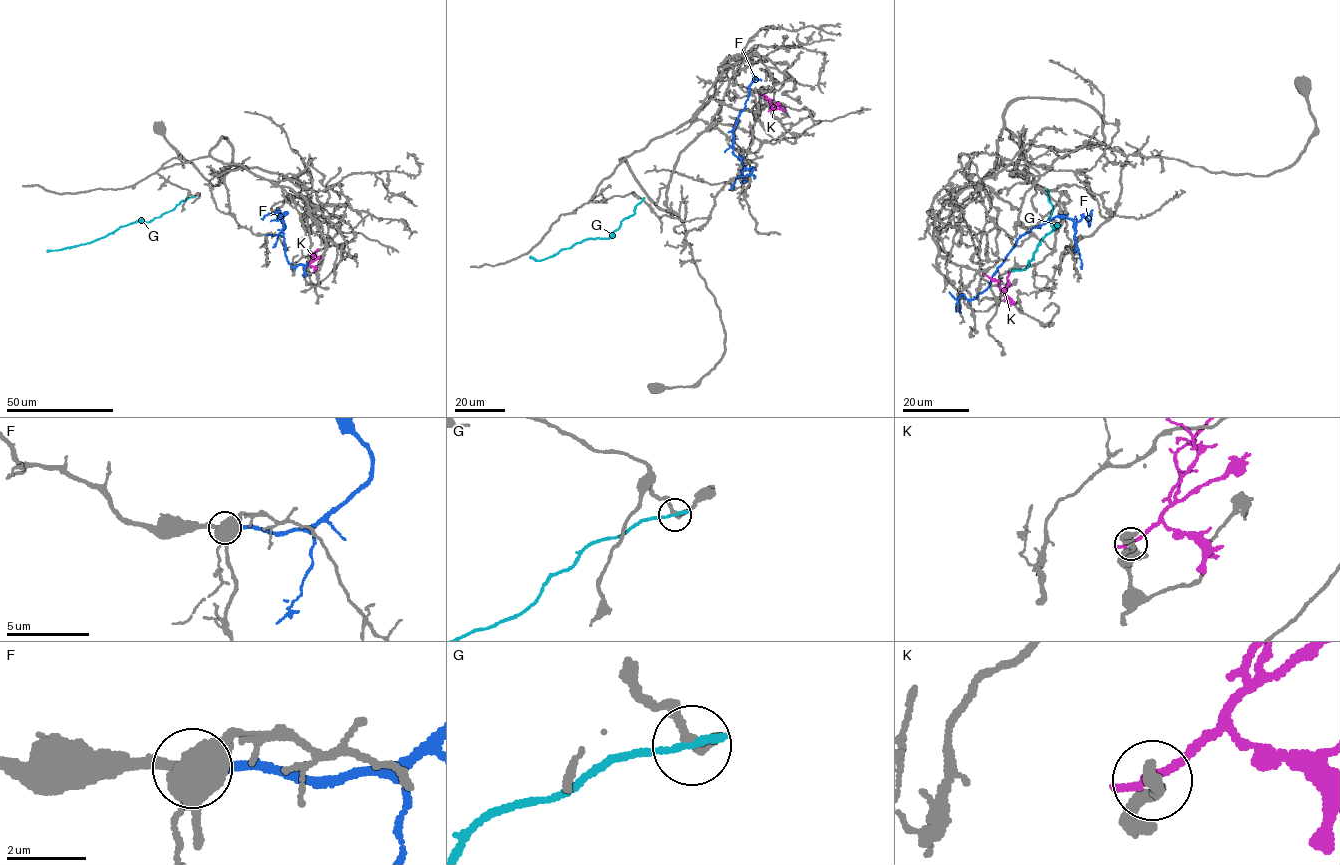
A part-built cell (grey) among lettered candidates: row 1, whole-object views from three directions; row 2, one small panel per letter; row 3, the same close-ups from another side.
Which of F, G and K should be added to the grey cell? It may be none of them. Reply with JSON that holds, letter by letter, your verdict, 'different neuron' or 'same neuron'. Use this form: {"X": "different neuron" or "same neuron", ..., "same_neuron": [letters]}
{"F": "same neuron", "G": "different neuron", "K": "different neuron", "same_neuron": ["F"]}

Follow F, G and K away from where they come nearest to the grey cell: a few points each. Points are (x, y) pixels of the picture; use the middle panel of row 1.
F: (739, 176), (750, 174), (752, 168), (745, 169), (734, 155), (732, 130), (751, 83), (761, 80)
G: (643, 198), (636, 205), (634, 214), (622, 219), (609, 238), (588, 238), (539, 260), (530, 257)
K: (770, 110), (769, 100), (759, 94)

